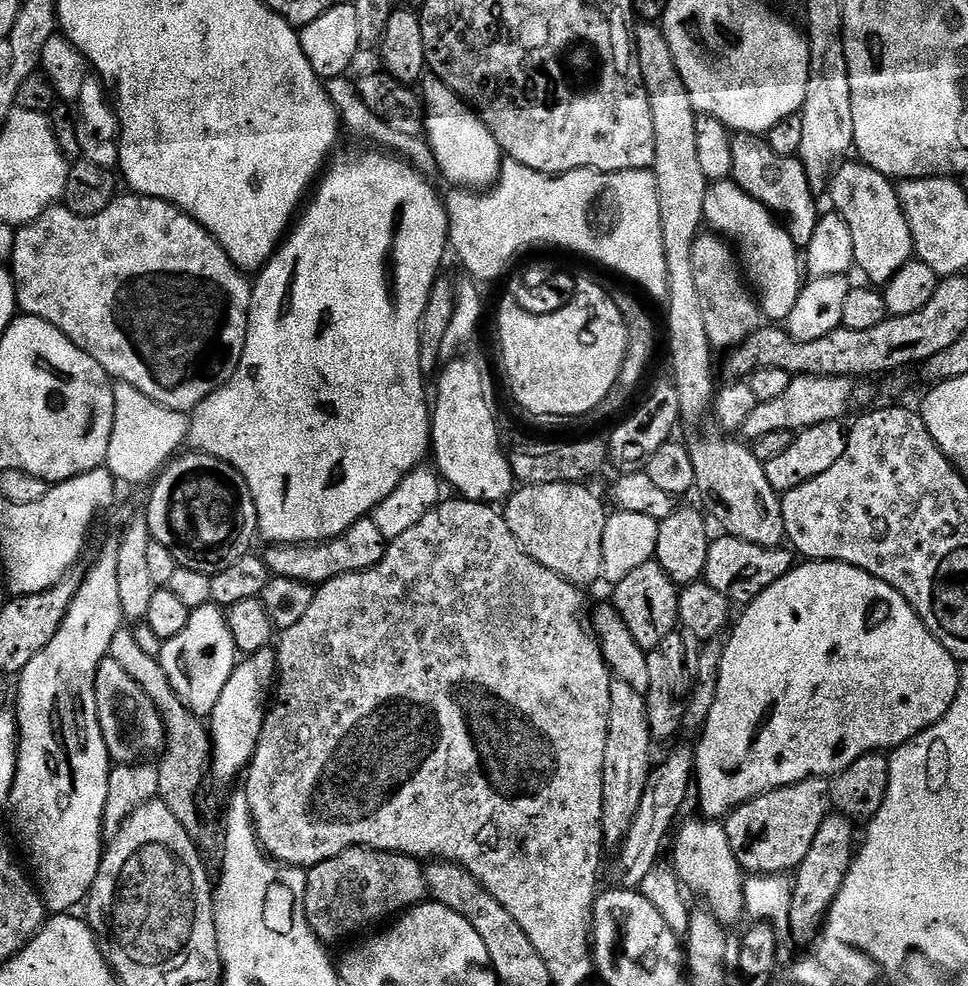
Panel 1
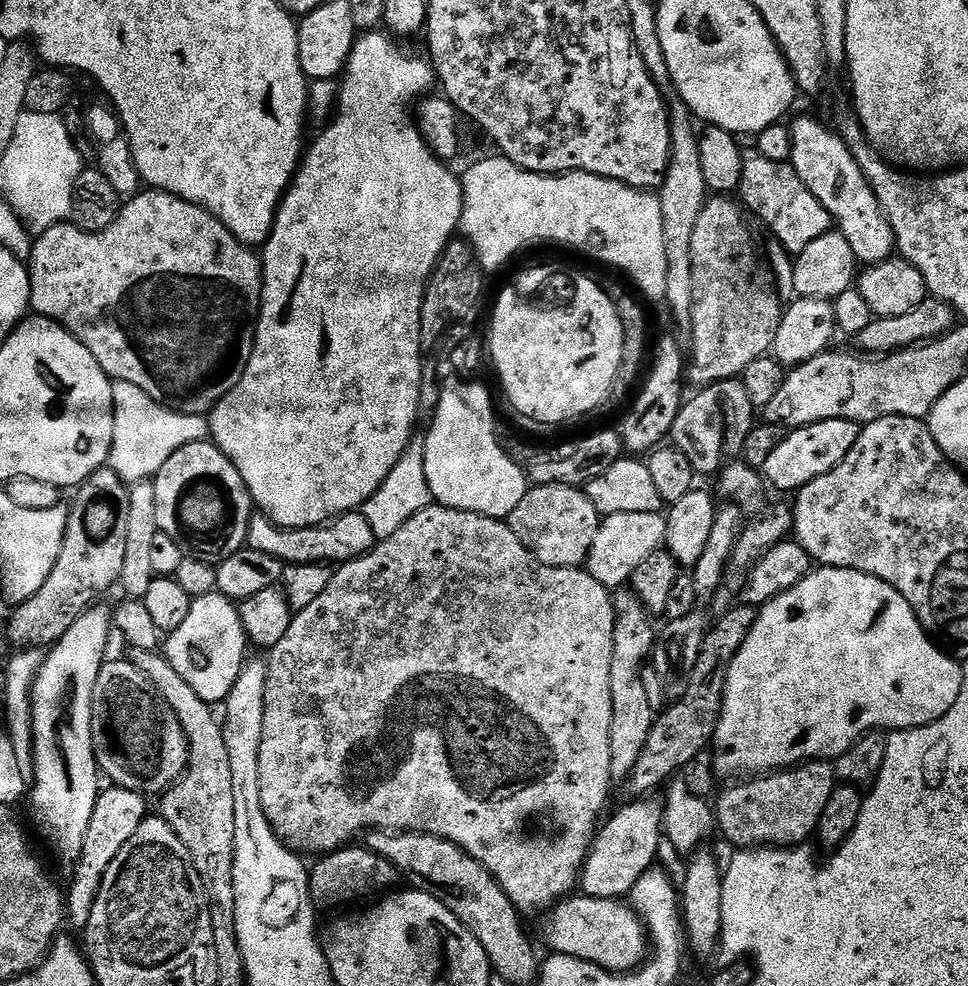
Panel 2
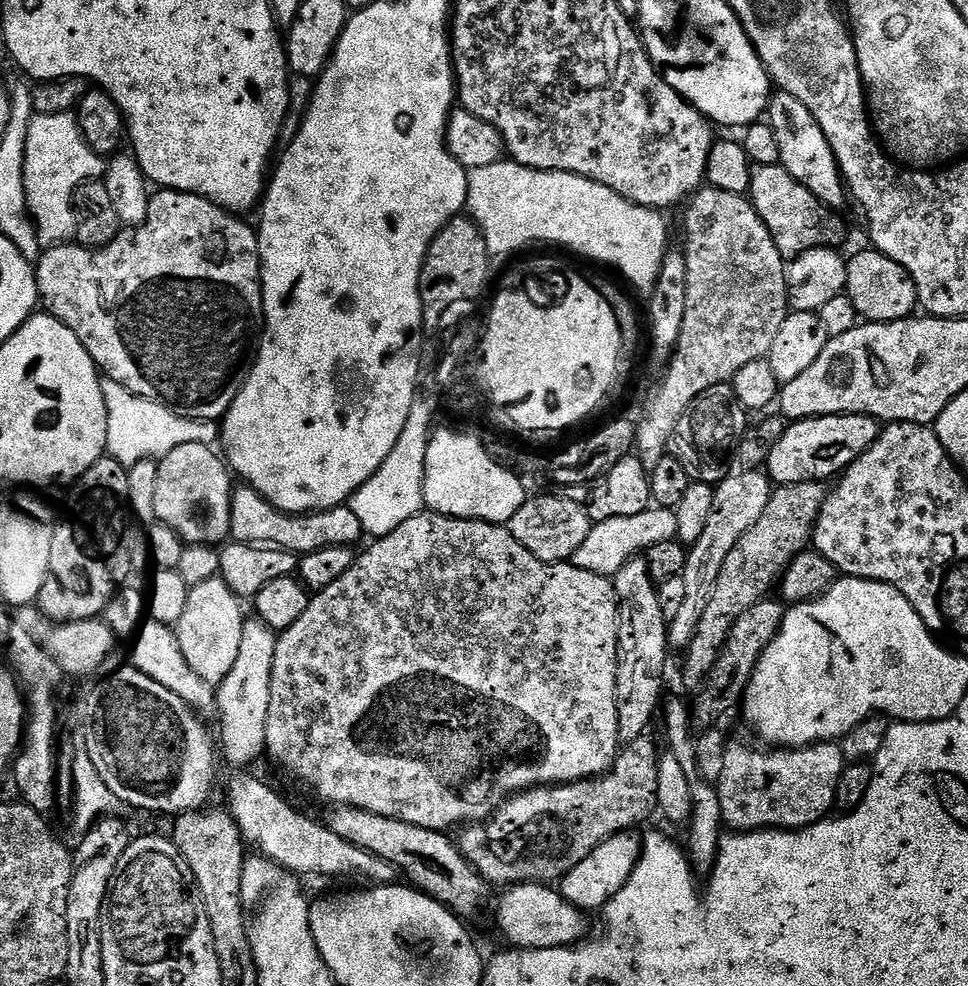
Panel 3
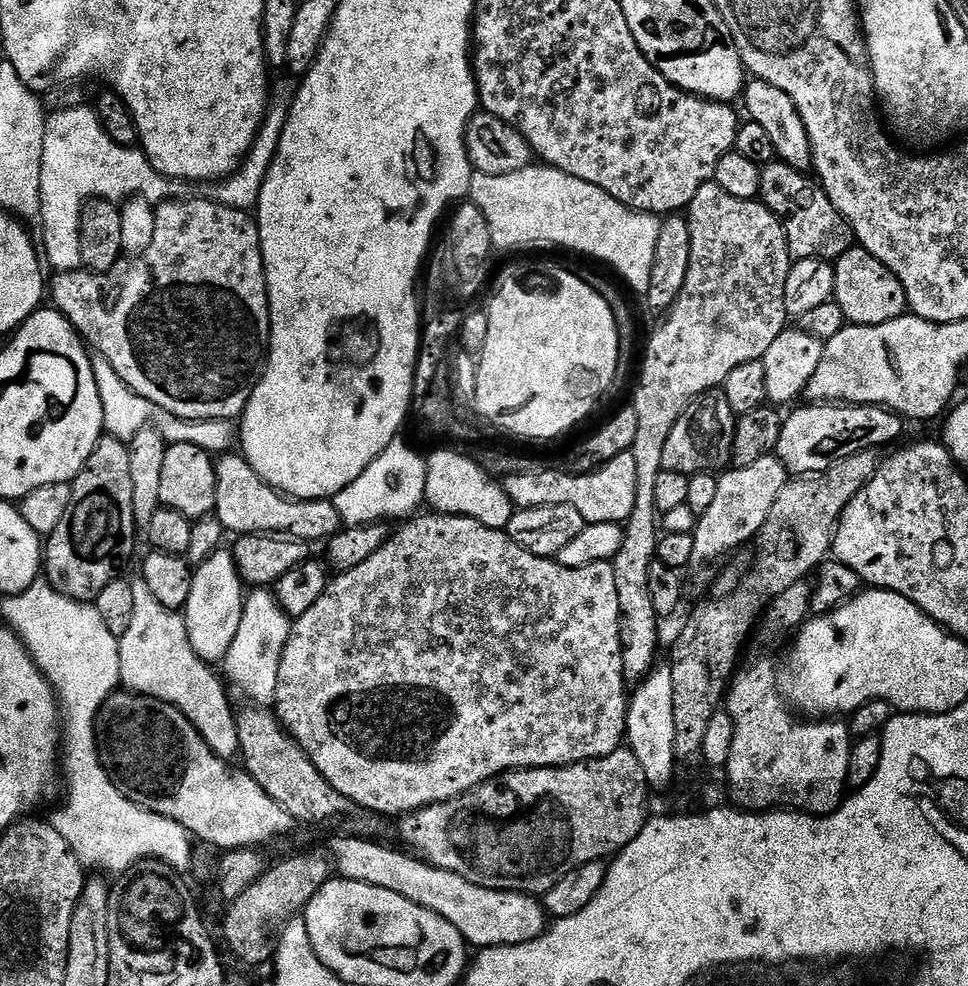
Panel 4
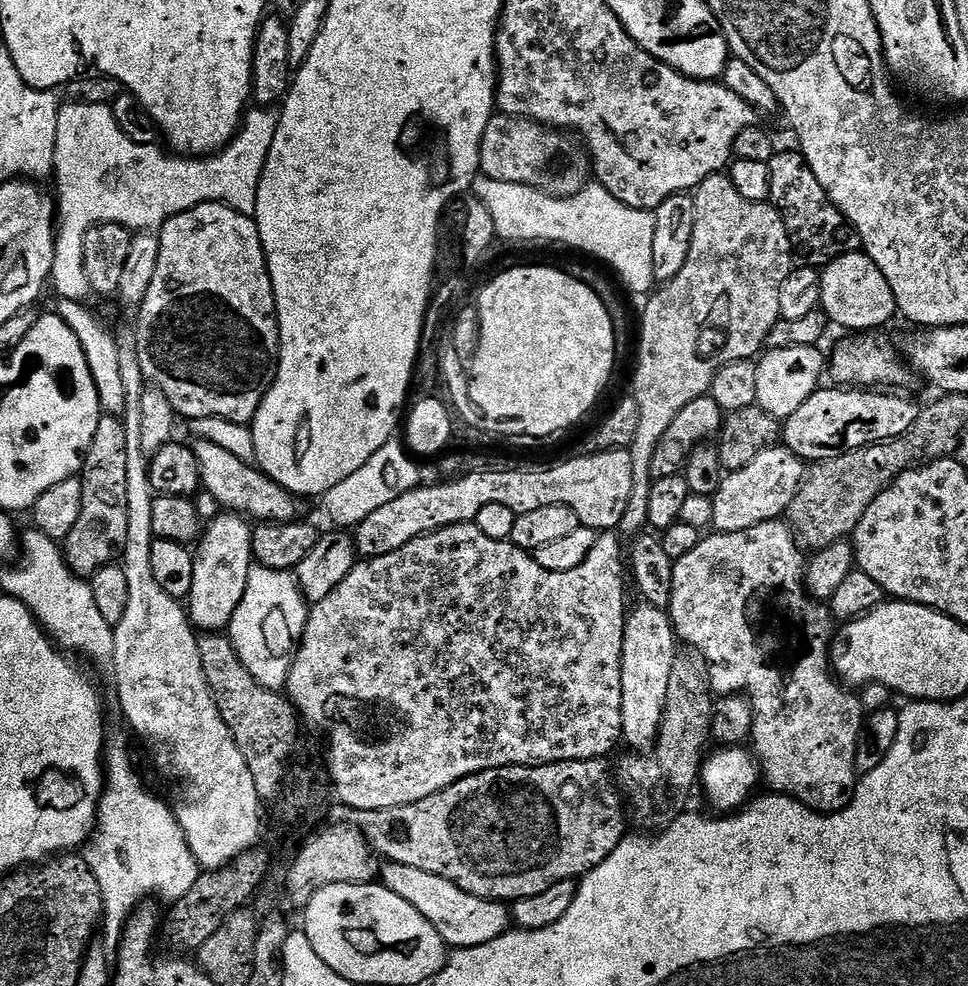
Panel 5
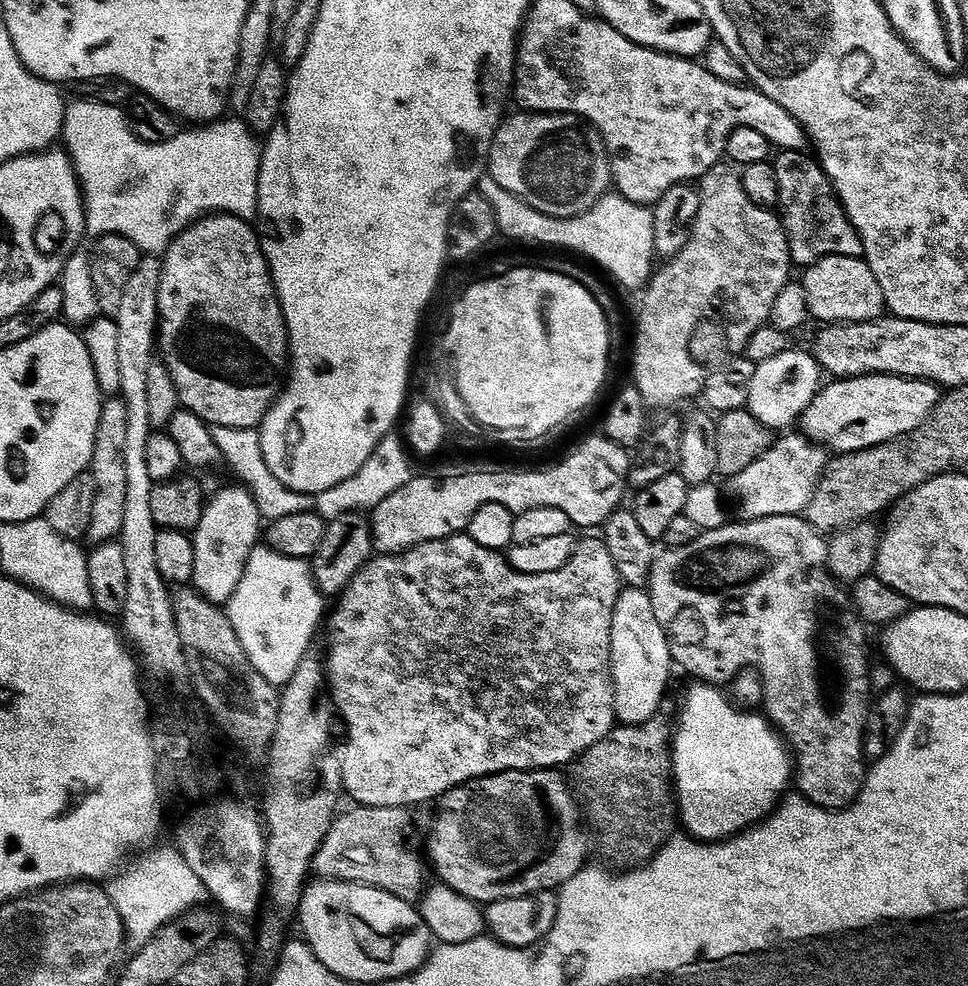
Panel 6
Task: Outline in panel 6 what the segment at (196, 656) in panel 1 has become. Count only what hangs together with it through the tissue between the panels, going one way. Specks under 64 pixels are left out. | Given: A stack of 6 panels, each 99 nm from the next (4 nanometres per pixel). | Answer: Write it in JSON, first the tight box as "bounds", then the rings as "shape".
{"bounds":[192,486,262,605],"shape":[[[224,486],[217,496],[204,505],[202,522],[194,533],[194,578],[192,584],[211,604],[227,605],[228,599],[238,590],[246,562],[262,540],[262,517],[256,498],[243,486]]]}

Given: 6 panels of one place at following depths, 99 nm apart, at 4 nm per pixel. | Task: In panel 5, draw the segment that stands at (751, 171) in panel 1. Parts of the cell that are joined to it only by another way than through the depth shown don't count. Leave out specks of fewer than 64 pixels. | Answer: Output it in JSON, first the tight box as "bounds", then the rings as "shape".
{"bounds":[770,151,861,269],"shape":[[[777,151],[771,161],[772,173],[770,186],[772,187],[771,203],[780,212],[786,222],[788,235],[793,238],[800,236],[798,247],[794,252],[797,265],[805,268],[823,269],[824,265],[848,252],[861,251],[860,236],[856,229],[849,224],[847,218],[836,210],[834,202],[822,190],[822,182],[814,178],[814,170],[806,162],[806,158],[799,154]]]}

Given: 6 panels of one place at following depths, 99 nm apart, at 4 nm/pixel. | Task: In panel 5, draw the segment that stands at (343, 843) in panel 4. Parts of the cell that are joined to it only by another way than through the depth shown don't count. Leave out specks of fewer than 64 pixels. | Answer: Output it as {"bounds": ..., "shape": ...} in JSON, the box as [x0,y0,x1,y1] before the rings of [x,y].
{"bounds":[378,862,510,949],"shape":[[[388,862],[379,869],[378,876],[385,888],[398,894],[398,898],[406,898],[406,902],[410,902],[410,906],[414,906],[414,910],[418,910],[434,930],[438,930],[449,949],[482,946],[509,931],[510,912],[501,901],[466,894],[466,890],[454,886],[454,882],[438,878],[438,874],[426,874],[422,870],[414,870],[414,866]]]}

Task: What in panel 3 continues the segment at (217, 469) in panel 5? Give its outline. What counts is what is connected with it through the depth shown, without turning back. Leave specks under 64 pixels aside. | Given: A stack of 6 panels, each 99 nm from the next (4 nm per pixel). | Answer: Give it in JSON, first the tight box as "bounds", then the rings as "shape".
{"bounds":[231,486,365,557],"shape":[[[240,486],[232,493],[232,523],[231,539],[237,544],[258,544],[283,548],[285,552],[294,552],[297,557],[310,554],[314,550],[326,550],[326,546],[359,545],[360,539],[365,539],[362,522],[354,514],[350,506],[327,508],[321,512],[307,514],[289,514],[279,512],[262,494],[258,494],[250,486]]]}

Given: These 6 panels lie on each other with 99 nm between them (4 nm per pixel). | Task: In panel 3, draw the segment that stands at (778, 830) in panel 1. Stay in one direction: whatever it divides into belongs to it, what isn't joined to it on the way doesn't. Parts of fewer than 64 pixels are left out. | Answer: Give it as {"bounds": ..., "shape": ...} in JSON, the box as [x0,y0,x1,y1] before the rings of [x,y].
{"bounds":[715,742,846,832],"shape":[[[732,742],[725,750],[721,778],[715,785],[718,802],[722,802],[722,818],[729,829],[758,832],[765,828],[810,828],[837,807],[838,778],[846,767],[839,743],[810,744],[803,748],[759,747]]]}

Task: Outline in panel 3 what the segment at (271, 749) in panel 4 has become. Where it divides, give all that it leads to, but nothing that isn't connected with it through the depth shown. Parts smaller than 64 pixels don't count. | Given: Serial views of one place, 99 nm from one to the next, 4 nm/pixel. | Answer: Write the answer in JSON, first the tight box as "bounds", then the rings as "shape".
{"bounds":[322,804,490,918],"shape":[[[337,804],[327,809],[322,823],[338,838],[346,838],[354,846],[390,862],[397,868],[409,885],[427,892],[440,904],[446,904],[451,912],[461,918],[469,918],[476,907],[488,896],[490,885],[474,869],[469,860],[460,853],[459,847],[447,840],[443,831],[435,828],[419,828],[398,818],[386,818],[370,810]]]}

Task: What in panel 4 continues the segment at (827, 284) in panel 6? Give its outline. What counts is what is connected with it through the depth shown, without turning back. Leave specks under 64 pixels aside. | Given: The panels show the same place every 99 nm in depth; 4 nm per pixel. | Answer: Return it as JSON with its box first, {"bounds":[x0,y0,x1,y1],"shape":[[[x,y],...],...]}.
{"bounds":[834,246,908,324],"shape":[[[859,246],[849,247],[848,252],[842,254],[839,260],[835,261],[834,267],[836,270],[836,295],[834,302],[842,310],[844,319],[848,324],[881,324],[887,320],[893,320],[905,315],[908,308],[908,299],[904,293],[902,282],[898,282],[896,275],[882,262],[878,262],[878,258],[871,256],[865,248]]]}

